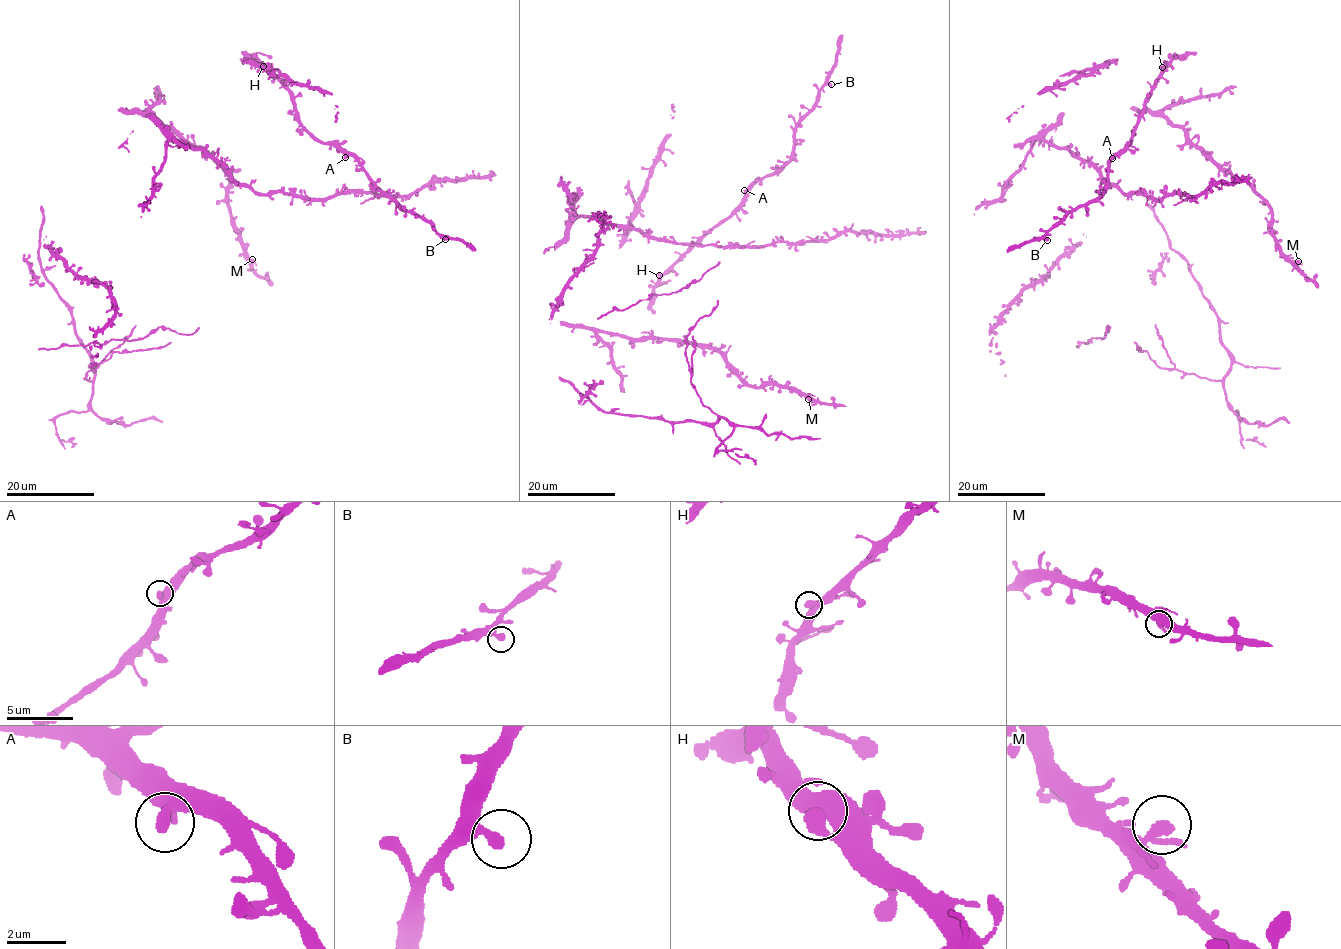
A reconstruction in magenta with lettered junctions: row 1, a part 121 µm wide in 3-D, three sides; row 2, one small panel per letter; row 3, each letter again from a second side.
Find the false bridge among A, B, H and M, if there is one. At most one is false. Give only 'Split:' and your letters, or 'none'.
Split: M

